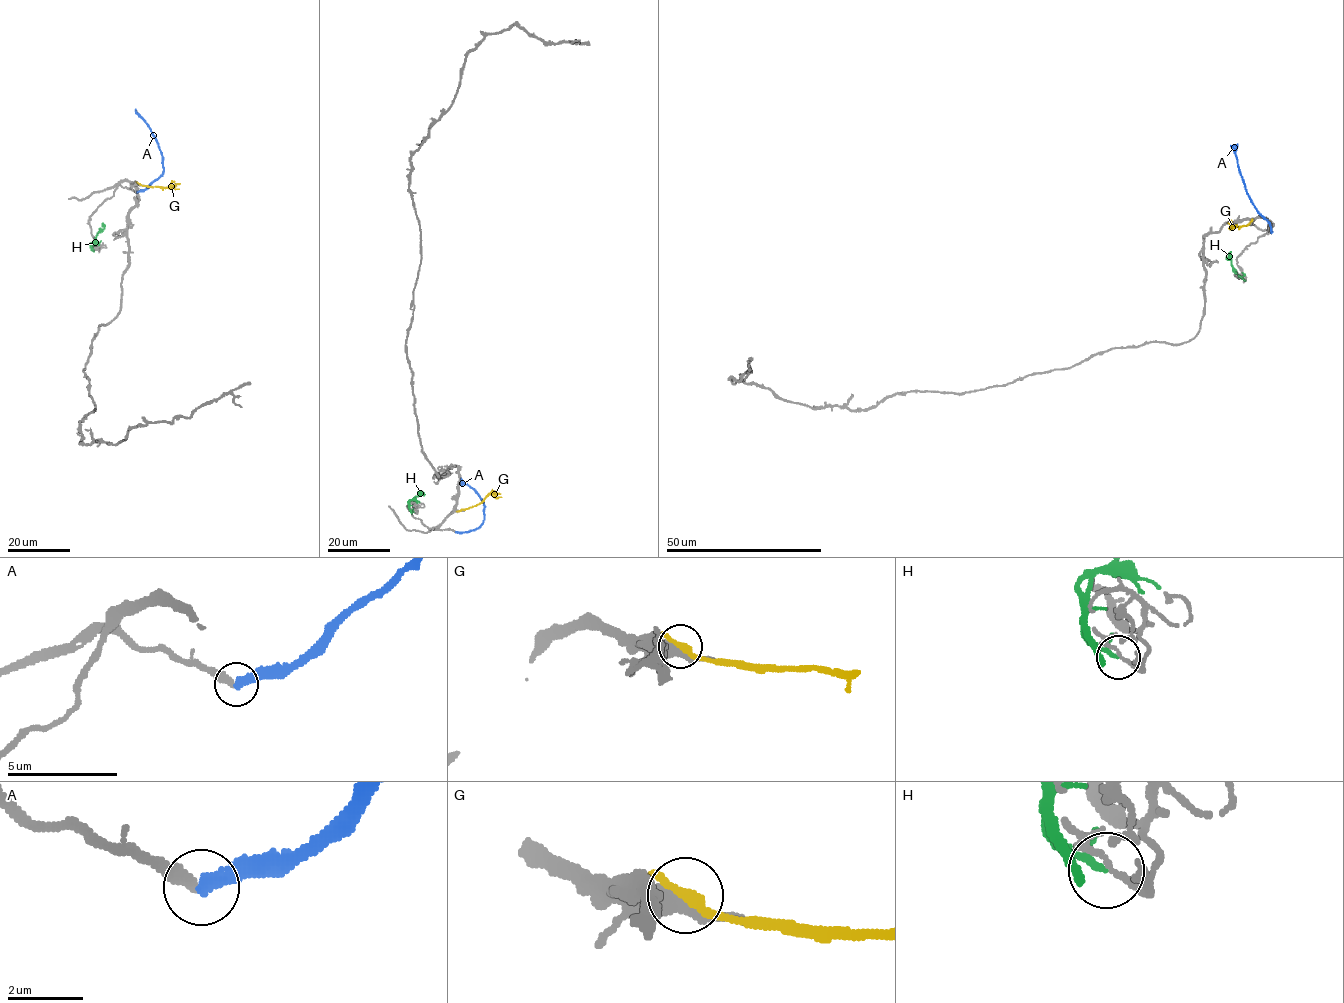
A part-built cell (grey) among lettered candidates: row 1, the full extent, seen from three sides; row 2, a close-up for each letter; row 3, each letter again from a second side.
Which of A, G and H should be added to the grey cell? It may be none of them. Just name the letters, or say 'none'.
none

